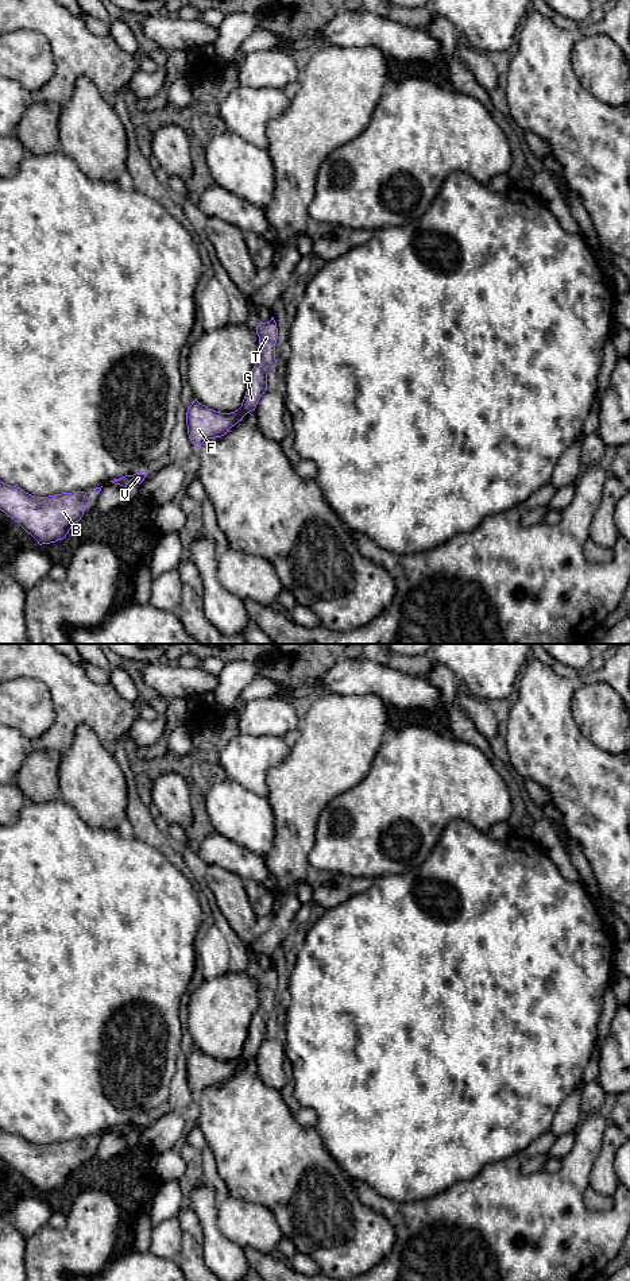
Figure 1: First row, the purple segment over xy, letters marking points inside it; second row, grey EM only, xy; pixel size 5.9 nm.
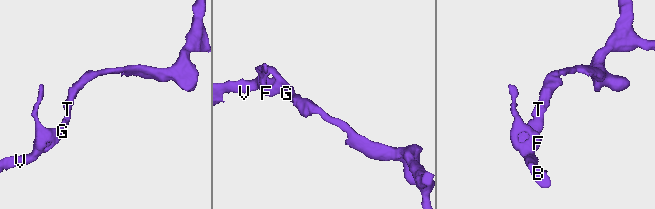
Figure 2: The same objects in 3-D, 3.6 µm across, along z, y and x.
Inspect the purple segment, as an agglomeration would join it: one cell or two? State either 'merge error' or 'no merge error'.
no merge error

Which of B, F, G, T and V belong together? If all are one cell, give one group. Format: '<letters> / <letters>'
B F G T V

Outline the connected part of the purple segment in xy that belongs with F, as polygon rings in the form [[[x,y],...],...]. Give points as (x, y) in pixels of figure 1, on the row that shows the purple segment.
[[[274,317],[256,327],[259,336],[259,359],[255,363],[241,406],[231,413],[220,413],[202,405],[197,400],[186,412],[188,435],[192,444],[198,448],[205,440],[221,437],[243,417],[255,410],[262,394],[267,390],[267,374],[278,364],[275,343],[278,328]]]

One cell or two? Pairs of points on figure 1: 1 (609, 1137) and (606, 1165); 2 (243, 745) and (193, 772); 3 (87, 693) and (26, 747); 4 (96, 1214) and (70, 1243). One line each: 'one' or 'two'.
1: one
2: two
3: one
4: one

